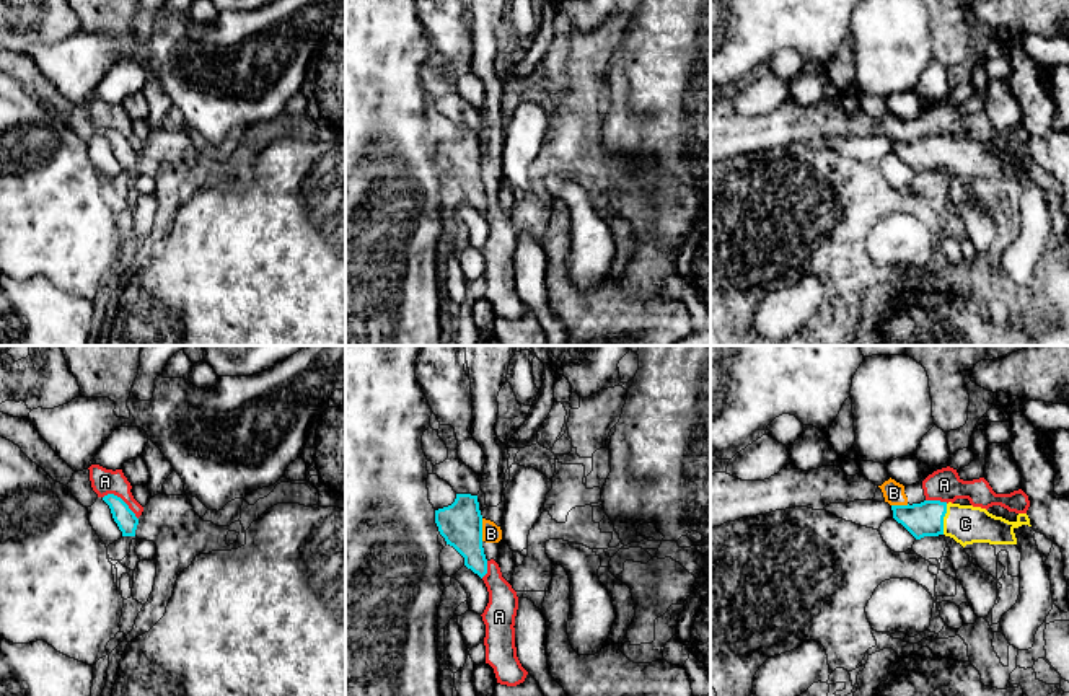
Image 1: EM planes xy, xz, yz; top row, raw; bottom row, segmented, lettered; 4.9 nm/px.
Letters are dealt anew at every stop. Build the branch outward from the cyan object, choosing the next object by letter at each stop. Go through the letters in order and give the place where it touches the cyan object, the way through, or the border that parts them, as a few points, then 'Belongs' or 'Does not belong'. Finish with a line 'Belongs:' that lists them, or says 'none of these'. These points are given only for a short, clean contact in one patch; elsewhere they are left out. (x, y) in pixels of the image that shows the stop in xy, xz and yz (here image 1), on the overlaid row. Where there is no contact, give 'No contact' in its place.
A: Touches cyan at xy (123, 501). Boundary: xy (103, 496), (118, 496), (137, 519). Does not belong
B: Touches cyan at xz (481, 530). Boundary: xz (481, 519), (483, 540). Does not belong
C: Touches cyan at yz (942, 519). Belongs
Belongs: C

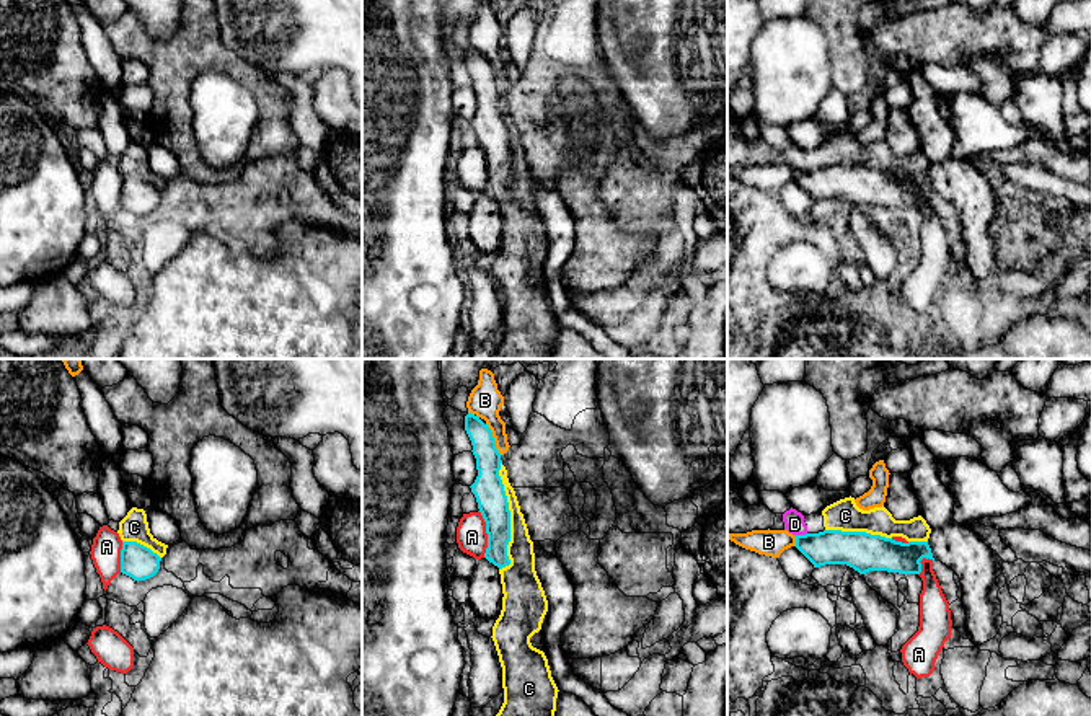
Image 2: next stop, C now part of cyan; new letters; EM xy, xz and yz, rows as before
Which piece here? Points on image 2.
A: Touches cyan at xz (486, 532). Boundary: xz (478, 511), (485, 522), (485, 556). Does not belong
B: Touches cyan at xz (493, 439). Boundary: xz (486, 423), (494, 447), (501, 454). Does not belong
C: Touches cyan at xz (509, 517). Does not belong
D: Touches cyan at yz (799, 535). Boundary: yz (806, 532), (795, 535). Does not belong
Belongs: none of these

